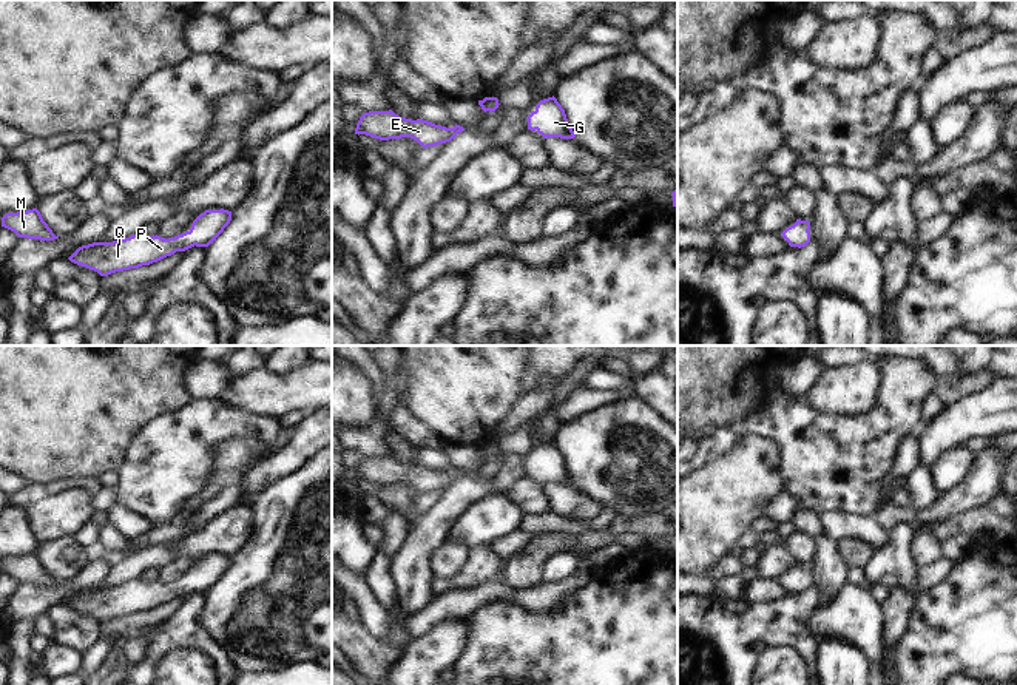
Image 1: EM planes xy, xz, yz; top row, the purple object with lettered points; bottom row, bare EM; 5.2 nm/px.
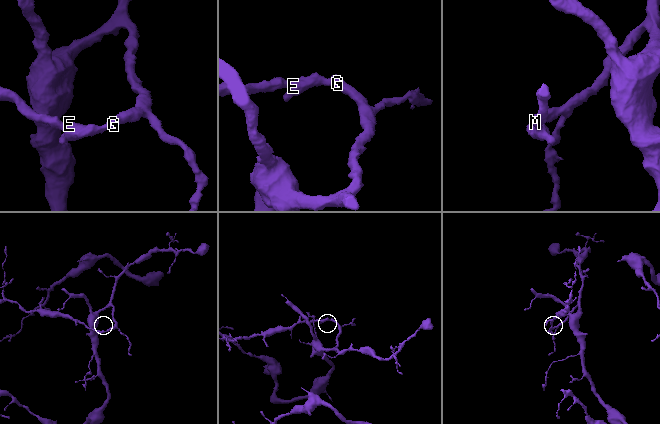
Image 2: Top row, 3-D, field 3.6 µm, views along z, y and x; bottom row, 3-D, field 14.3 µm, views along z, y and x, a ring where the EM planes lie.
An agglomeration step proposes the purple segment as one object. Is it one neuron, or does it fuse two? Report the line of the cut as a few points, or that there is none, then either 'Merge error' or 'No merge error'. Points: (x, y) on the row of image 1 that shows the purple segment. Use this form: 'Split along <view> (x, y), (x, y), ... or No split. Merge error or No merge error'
No split. No merge error

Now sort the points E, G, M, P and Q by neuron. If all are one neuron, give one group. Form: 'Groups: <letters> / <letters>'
Groups: E G M P Q

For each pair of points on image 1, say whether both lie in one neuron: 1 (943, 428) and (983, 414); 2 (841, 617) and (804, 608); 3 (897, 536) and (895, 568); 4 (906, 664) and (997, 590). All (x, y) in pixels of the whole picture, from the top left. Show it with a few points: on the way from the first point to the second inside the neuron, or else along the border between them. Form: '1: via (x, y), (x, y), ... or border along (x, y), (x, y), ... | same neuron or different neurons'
1: via (952, 428), (974, 415) | same neuron
2: border along (814, 611), (810, 630), (817, 636) | different neurons
3: via (897, 543), (895, 560) | same neuron
4: via (929, 653), (974, 613) | same neuron

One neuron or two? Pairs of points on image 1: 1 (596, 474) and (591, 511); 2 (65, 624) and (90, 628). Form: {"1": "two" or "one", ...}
{"1": "two", "2": "one"}

